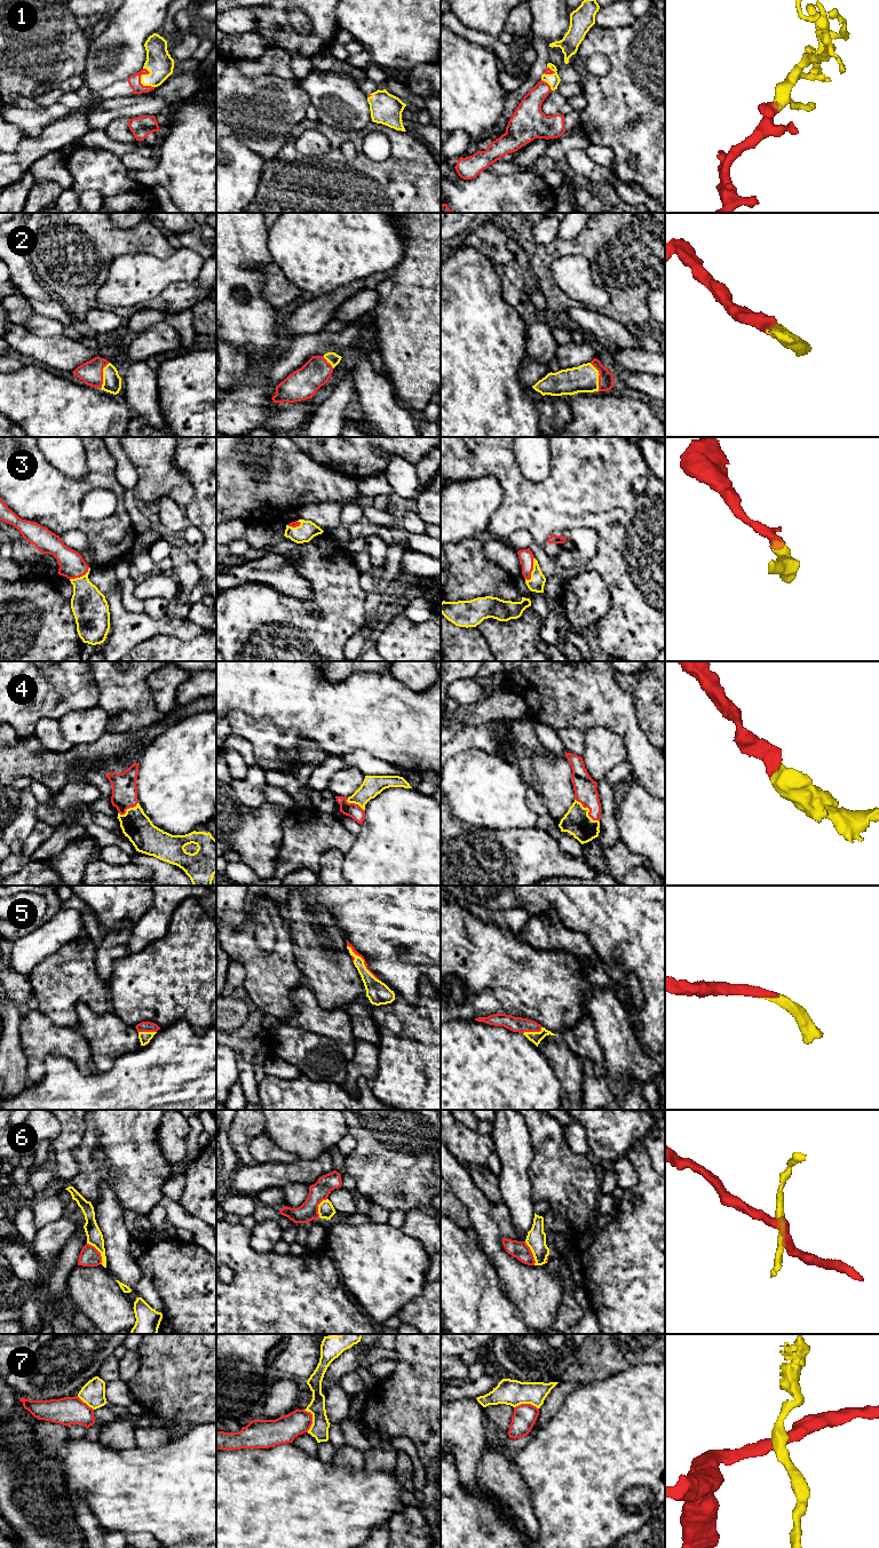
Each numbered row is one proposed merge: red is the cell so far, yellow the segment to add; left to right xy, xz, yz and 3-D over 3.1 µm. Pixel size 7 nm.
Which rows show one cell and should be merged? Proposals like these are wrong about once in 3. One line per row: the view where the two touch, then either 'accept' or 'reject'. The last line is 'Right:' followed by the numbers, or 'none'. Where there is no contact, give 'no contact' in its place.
1: meets red in xy; accept
2: meets red in yz; accept
3: meets red in yz; accept
4: meets red in yz; accept
5: meets red in xz; accept
6: meets red in xy; reject
7: meets red in xz; reject
Right: 1, 2, 3, 4, 5

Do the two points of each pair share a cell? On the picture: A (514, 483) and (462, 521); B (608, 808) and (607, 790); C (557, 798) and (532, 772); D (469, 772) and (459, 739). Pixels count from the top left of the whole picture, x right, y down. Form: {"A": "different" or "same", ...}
{"A": "different", "B": "same", "C": "same", "D": "different"}

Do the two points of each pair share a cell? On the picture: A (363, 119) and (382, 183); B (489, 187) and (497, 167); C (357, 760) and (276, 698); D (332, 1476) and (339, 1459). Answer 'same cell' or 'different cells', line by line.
A: different cells
B: different cells
C: different cells
D: different cells

